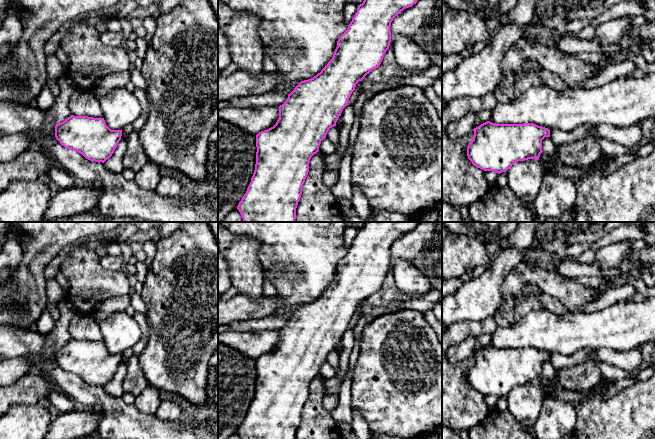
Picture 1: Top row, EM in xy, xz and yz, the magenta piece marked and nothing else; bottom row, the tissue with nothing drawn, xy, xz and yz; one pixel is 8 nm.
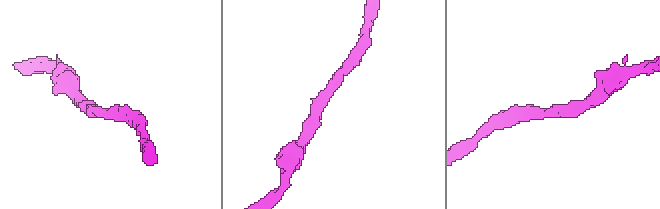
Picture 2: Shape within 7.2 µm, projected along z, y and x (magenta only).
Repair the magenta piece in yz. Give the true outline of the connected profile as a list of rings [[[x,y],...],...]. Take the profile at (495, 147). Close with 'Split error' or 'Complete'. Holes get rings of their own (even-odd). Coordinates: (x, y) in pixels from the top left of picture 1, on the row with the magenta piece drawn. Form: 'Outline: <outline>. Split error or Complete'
Outline: [[[487,121],[473,129],[474,137],[467,147],[468,159],[484,171],[506,172],[516,162],[538,160],[542,151],[542,140],[550,137],[548,128],[534,123],[497,124]]]. Complete

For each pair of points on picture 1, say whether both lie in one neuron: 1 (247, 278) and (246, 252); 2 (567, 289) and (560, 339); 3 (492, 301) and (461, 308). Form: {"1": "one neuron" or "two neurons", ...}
{"1": "one neuron", "2": "two neurons", "3": "one neuron"}

